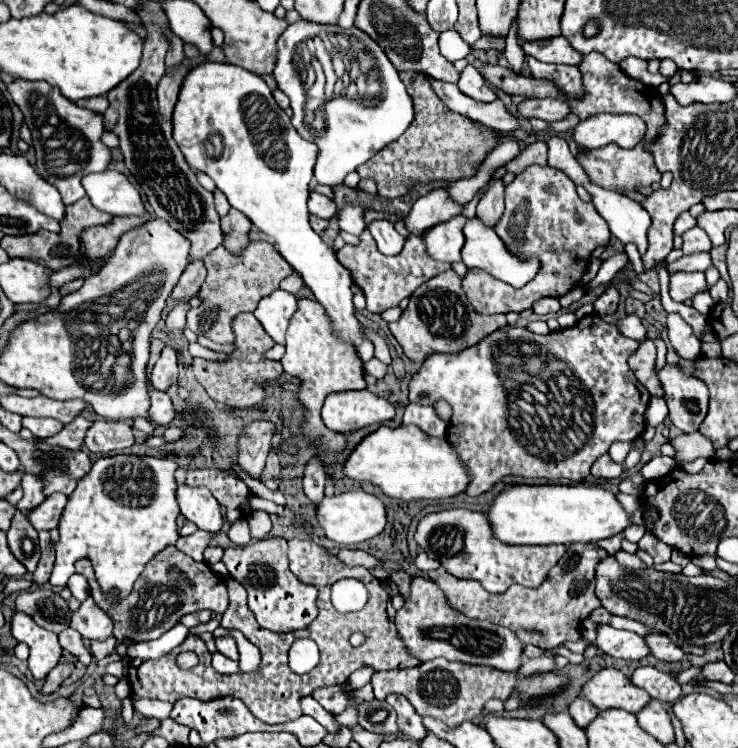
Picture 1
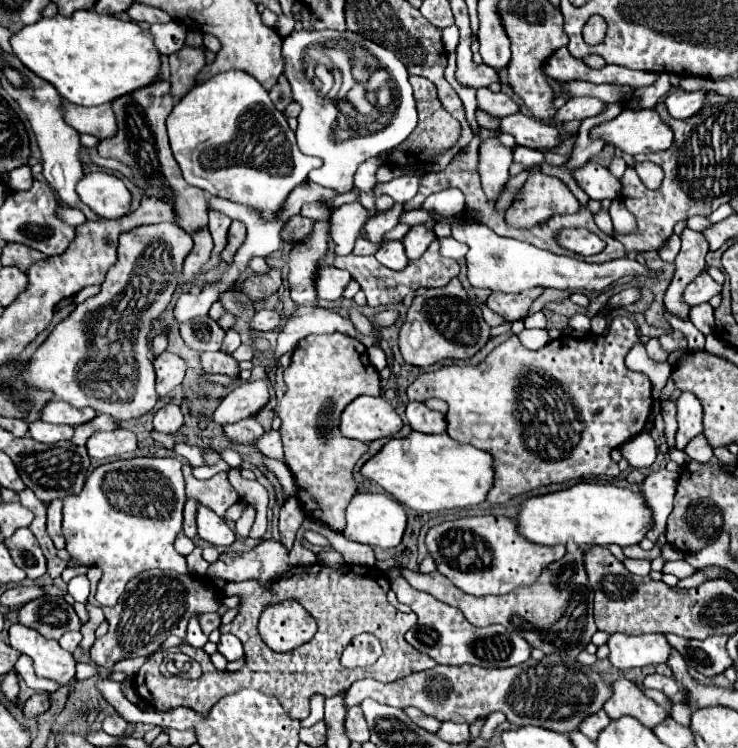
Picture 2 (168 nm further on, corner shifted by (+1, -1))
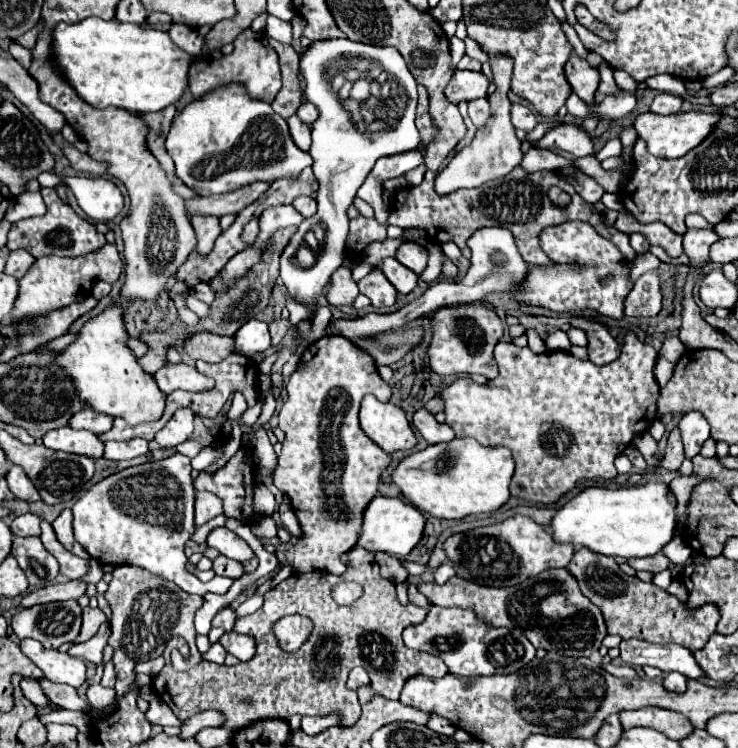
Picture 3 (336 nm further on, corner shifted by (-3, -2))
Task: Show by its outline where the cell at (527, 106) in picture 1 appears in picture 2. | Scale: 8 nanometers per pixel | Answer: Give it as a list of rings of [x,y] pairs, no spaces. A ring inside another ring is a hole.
[[[572,97],[568,99],[552,117],[552,121],[570,121],[570,119],[586,119],[598,115],[604,109],[604,103],[592,97]]]

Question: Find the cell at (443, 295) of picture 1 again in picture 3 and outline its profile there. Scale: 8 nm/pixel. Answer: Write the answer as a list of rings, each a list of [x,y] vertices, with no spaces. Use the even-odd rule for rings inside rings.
[[[474,302],[468,306],[456,306],[456,308],[442,308],[434,312],[432,328],[434,328],[434,338],[428,350],[432,372],[440,376],[482,374],[488,380],[498,376],[498,366],[492,352],[504,334],[504,324],[494,310],[490,310],[480,302]]]

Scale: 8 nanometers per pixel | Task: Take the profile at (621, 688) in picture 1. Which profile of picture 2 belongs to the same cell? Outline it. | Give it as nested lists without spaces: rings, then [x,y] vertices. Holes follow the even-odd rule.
[[[620,677],[612,683],[612,695],[604,703],[604,711],[610,715],[610,719],[618,719],[622,715],[632,715],[646,727],[658,725],[668,715],[658,703],[654,703],[650,697],[646,697],[636,683],[628,681],[624,677]]]

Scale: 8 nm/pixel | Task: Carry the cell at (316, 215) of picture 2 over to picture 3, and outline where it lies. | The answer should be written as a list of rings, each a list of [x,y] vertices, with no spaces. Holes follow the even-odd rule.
[[[298,196],[298,198],[292,202],[292,206],[294,206],[304,218],[316,214],[316,200],[310,198],[310,196]]]

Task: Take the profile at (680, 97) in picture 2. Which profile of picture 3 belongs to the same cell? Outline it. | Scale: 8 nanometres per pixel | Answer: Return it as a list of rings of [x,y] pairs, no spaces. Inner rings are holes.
[[[658,94],[650,106],[650,110],[654,114],[678,114],[682,106],[682,98],[680,96],[672,96],[672,94]]]

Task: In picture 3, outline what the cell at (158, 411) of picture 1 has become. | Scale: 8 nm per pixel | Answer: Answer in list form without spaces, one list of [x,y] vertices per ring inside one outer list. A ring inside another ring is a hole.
[[[180,408],[176,410],[176,414],[172,416],[172,420],[168,422],[168,426],[164,426],[158,434],[156,434],[156,442],[162,448],[174,448],[178,444],[182,444],[184,440],[188,440],[192,436],[192,422],[194,422],[194,412],[188,408]]]

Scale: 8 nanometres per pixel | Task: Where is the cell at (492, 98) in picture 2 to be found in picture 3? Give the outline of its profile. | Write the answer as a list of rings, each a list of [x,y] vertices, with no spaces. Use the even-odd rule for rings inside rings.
[[[514,104],[512,106],[512,124],[524,132],[530,132],[536,128],[538,120],[536,120],[536,114],[532,114],[530,108],[522,106],[522,104]]]

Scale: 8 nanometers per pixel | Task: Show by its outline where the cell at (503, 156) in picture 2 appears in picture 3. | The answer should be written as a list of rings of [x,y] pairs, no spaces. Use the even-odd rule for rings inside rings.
[[[490,58],[490,66],[494,72],[494,84],[496,92],[490,96],[490,118],[488,122],[476,130],[474,140],[464,146],[456,156],[448,162],[444,170],[438,172],[434,180],[434,190],[438,196],[448,196],[460,188],[478,188],[484,182],[502,178],[504,174],[512,172],[520,160],[522,160],[522,150],[520,150],[520,140],[516,138],[514,126],[510,122],[510,100],[508,100],[508,90],[510,90],[510,76],[512,76],[512,60],[510,58]]]

